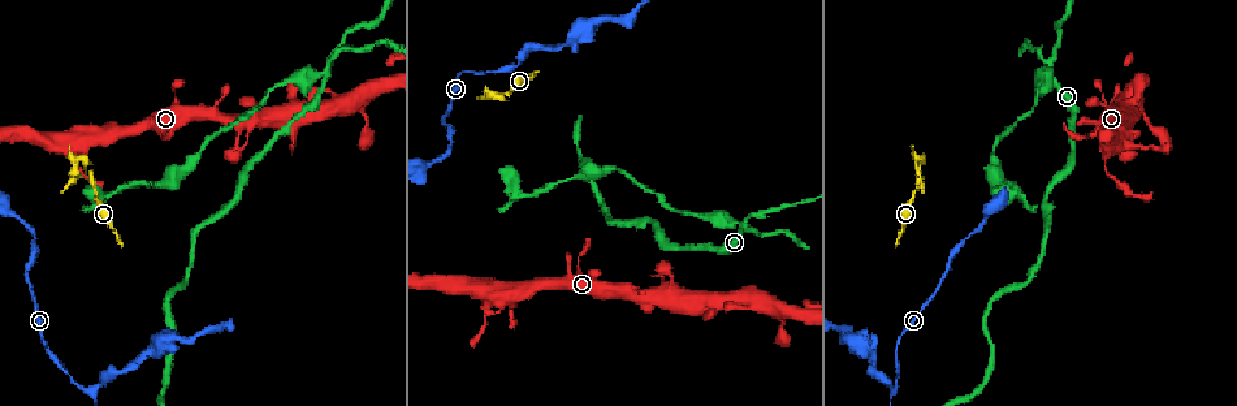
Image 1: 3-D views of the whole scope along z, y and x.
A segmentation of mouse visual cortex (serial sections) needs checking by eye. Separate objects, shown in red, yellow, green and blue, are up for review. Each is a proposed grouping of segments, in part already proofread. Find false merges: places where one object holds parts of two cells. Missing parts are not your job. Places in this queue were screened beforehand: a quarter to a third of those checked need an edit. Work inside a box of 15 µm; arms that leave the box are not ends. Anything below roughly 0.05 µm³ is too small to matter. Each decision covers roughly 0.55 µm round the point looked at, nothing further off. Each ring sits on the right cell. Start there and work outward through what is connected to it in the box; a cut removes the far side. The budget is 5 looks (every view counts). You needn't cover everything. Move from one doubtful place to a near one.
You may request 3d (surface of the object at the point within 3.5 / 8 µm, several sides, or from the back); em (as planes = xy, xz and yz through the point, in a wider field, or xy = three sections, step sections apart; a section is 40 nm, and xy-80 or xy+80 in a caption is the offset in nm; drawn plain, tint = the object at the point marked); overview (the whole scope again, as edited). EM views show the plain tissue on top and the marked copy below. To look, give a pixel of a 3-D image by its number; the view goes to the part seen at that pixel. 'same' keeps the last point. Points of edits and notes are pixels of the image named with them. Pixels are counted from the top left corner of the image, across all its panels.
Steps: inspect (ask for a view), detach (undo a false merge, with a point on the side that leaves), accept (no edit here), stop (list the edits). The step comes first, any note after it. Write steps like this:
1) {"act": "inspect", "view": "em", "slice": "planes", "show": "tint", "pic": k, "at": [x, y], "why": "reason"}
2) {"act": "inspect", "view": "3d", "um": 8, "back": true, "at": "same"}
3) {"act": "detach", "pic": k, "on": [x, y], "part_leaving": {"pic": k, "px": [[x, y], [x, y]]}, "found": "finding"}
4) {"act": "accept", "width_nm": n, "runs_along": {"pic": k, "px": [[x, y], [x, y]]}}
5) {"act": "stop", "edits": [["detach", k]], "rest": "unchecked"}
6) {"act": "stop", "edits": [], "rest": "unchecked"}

{"act": "inspect", "view": "3d", "um": 8, "pic": 1, "at": [506, 71], "why": "three arms meet"}

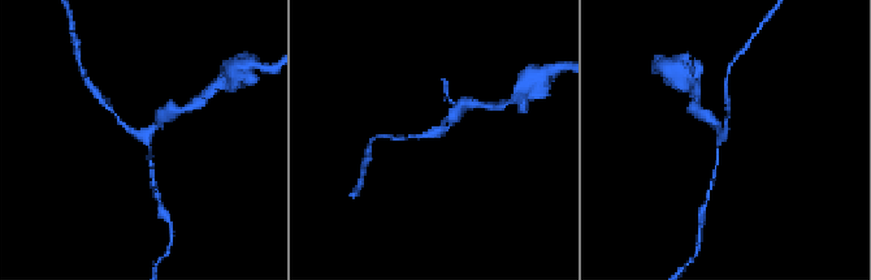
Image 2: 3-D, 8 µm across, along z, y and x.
{"act": "inspect", "view": "em", "slice": "xy", "step": 1, "show": "tint", "pic": 2, "at": [144, 132], "arms": 3, "arm_widths_nm": [100, 150, 200], "why": "need the tissue"}

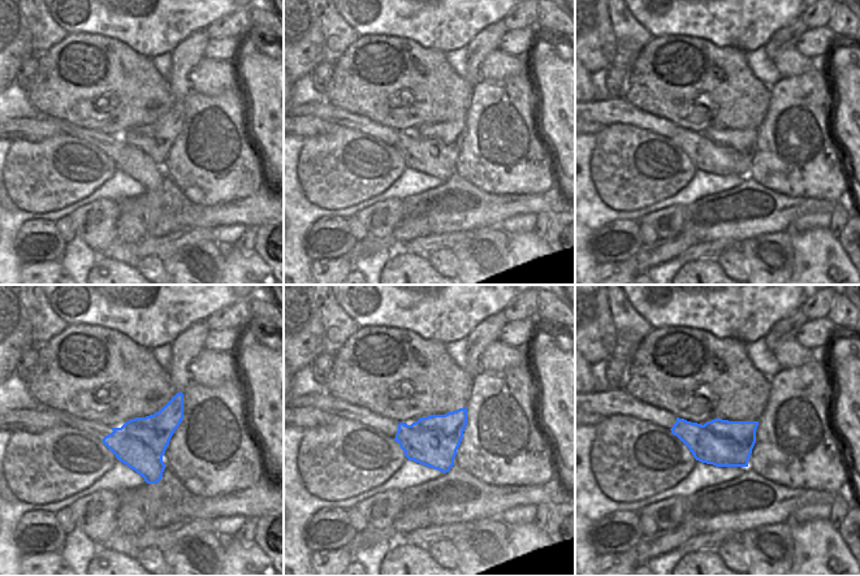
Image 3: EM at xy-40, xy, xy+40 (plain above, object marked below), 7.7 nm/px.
{"act": "detach", "pic": 2, "on": [709, 117], "found": "a second cell is stuck on"}

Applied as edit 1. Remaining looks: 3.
{"act": "inspect", "view": "overview", "why": "redraw"}

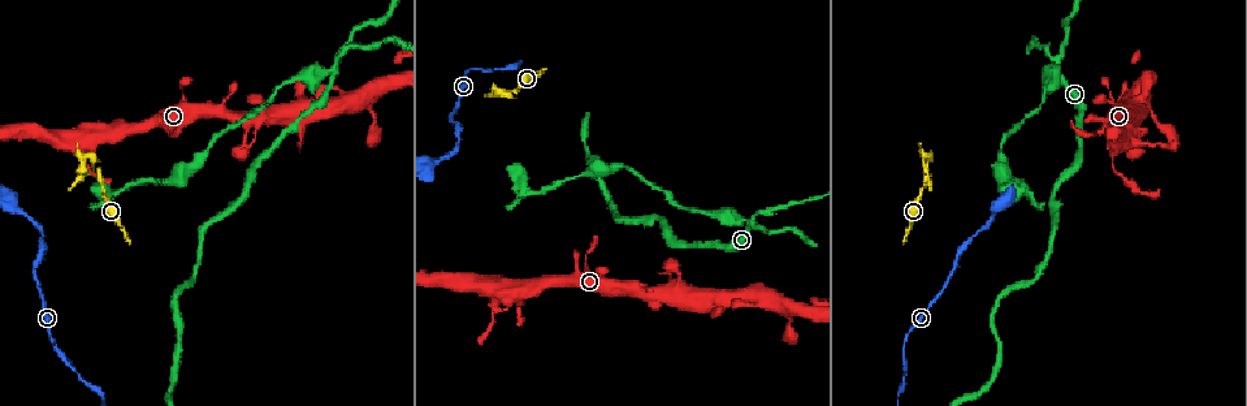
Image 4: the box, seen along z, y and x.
{"act": "inspect", "view": "3d", "um": 3.5, "pic": 4, "at": [333, 67], "why": "four or more arms meet"}

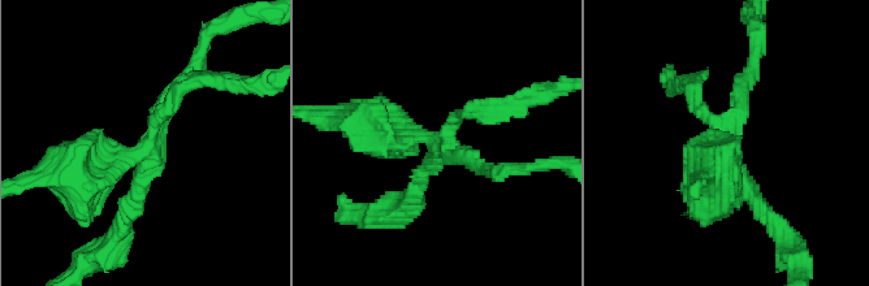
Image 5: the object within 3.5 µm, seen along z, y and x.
{"act": "inspect", "view": "em", "slice": "xy", "step": 1, "show": "tint", "pic": 5, "at": [148, 151], "arms": 4, "arm_widths_nm": [150, 200, 200, 450], "why": "shape alone is not enough"}

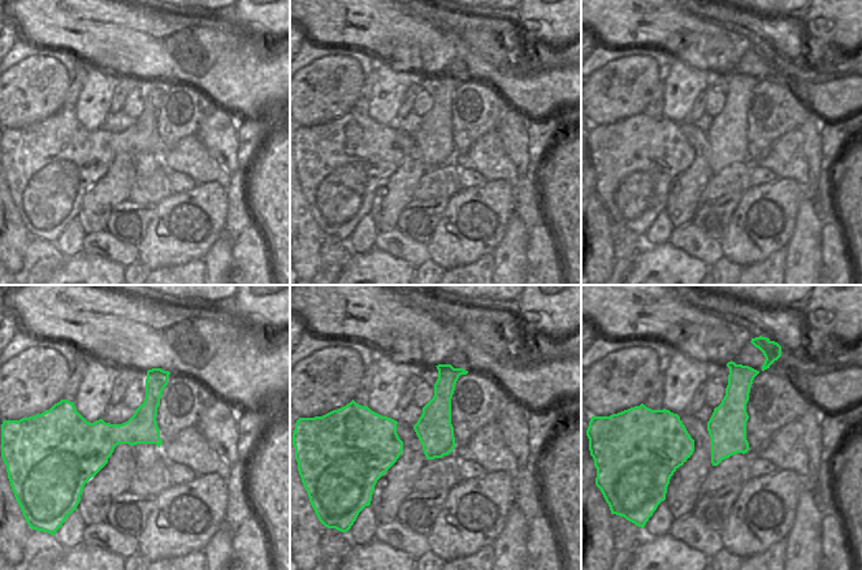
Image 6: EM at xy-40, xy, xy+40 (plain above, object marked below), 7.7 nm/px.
{"act": "detach", "pic": 5, "on": [718, 134], "part_leaving": {"pic": 5, "px": [[725, 152], [718, 177], [701, 181]]}, "found": "a second cell is stuck on"}

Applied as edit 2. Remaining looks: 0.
{"act": "stop", "edits": [["detach", 2], ["detach", 5]], "rest": "unchecked"}

